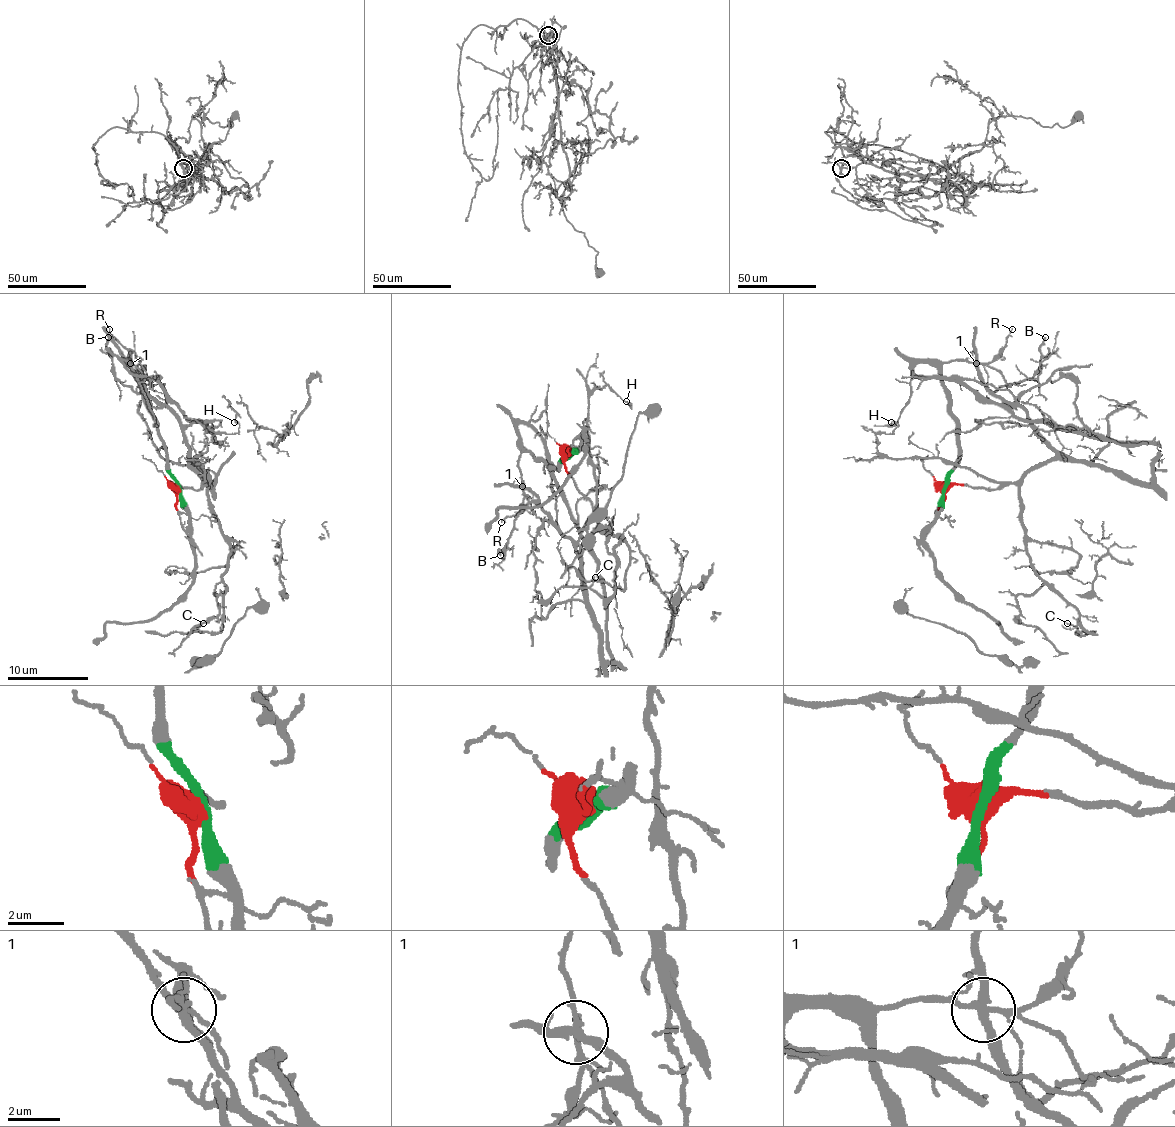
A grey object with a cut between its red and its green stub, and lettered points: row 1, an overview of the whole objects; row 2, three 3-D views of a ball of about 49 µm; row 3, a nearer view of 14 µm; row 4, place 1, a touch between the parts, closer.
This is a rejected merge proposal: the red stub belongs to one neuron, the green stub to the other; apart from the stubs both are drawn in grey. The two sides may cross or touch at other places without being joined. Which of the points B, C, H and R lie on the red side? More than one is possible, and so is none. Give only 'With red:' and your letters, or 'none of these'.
With red: B, C, H

